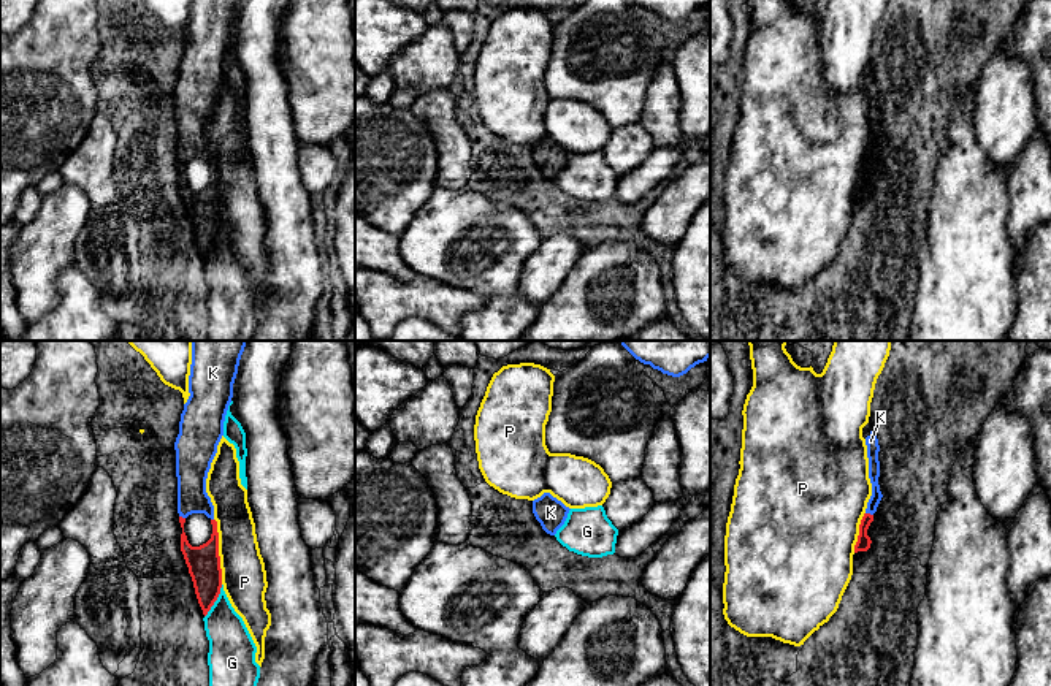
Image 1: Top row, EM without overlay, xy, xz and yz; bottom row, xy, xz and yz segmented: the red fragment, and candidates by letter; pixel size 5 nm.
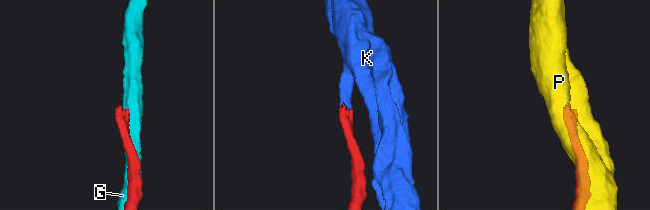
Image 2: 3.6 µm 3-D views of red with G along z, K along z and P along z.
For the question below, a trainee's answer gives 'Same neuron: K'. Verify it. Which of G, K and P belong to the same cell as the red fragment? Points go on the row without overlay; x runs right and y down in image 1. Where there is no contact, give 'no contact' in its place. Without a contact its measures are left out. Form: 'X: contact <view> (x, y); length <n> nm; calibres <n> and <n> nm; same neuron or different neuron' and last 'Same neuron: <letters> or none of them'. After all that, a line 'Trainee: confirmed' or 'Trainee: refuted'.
G: contact xy (216, 244); length 190 nm; calibres 170 and 220 nm; different neuron
K: contact yz (869, 159); length 40 nm; calibres 70 and 60 nm; same neuron
P: contact xy (217, 197); length 340 nm; calibres 170 and 220 nm; different neuron
Same neuron: K
Trainee: confirmed

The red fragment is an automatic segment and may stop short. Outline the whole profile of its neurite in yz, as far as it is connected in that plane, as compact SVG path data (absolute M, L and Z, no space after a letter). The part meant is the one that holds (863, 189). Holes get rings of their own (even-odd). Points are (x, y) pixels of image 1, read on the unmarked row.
M870 76L870 79L866 82L866 90L867 90L869 124L870 124L870 128L872 128L872 141L867 147L866 158L864 158L861 170L859 170L859 181L858 181L858 187L854 190L854 198L867 196L870 193L872 185L867 181L867 174L869 174L870 168L873 166L873 158L877 157L877 152L878 152L878 149L883 143L883 139L880 136L880 130L878 130L878 122L880 122L878 97L880 97L880 90L878 90L878 84L873 79L873 76Z

